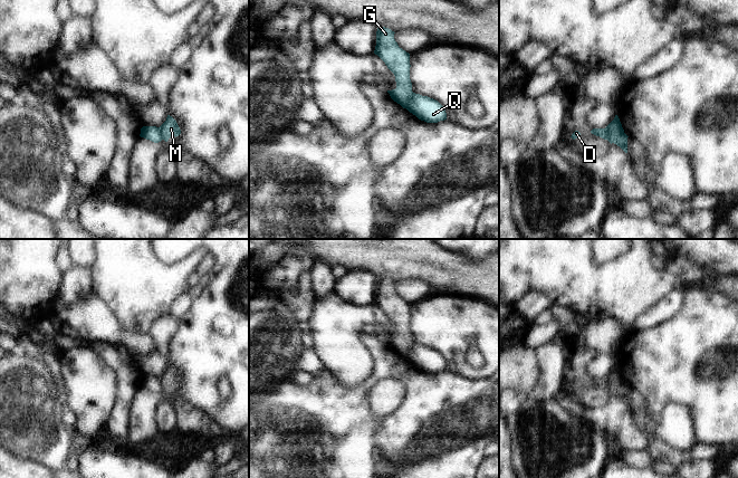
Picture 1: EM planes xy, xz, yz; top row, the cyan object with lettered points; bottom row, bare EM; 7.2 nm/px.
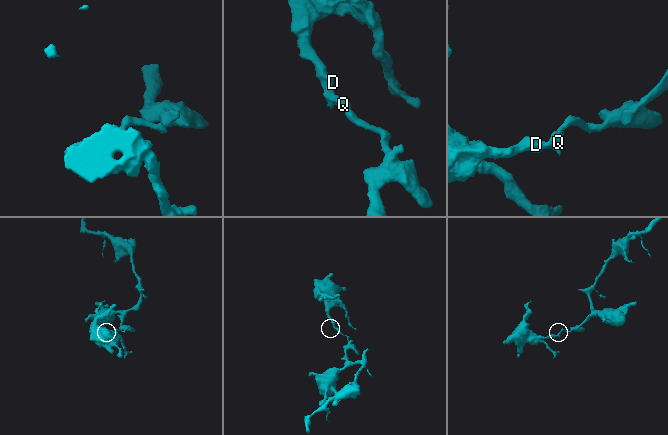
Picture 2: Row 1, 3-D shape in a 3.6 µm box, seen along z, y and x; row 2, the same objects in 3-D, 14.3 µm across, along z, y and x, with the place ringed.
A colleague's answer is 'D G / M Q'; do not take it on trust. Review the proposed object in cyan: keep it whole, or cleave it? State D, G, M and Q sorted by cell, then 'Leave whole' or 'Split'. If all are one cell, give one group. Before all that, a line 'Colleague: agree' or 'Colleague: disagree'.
Colleague: agree
Groups: D G / M Q. Split

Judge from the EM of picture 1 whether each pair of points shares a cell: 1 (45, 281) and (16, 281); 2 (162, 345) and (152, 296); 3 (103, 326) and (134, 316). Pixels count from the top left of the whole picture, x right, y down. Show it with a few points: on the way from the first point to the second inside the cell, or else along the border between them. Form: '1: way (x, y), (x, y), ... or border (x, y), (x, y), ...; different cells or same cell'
1: way (38, 281), (22, 281); same cell
2: border (166, 314), (160, 315), (146, 332); different cells
3: border (104, 300), (124, 326), (144, 333); different cells

